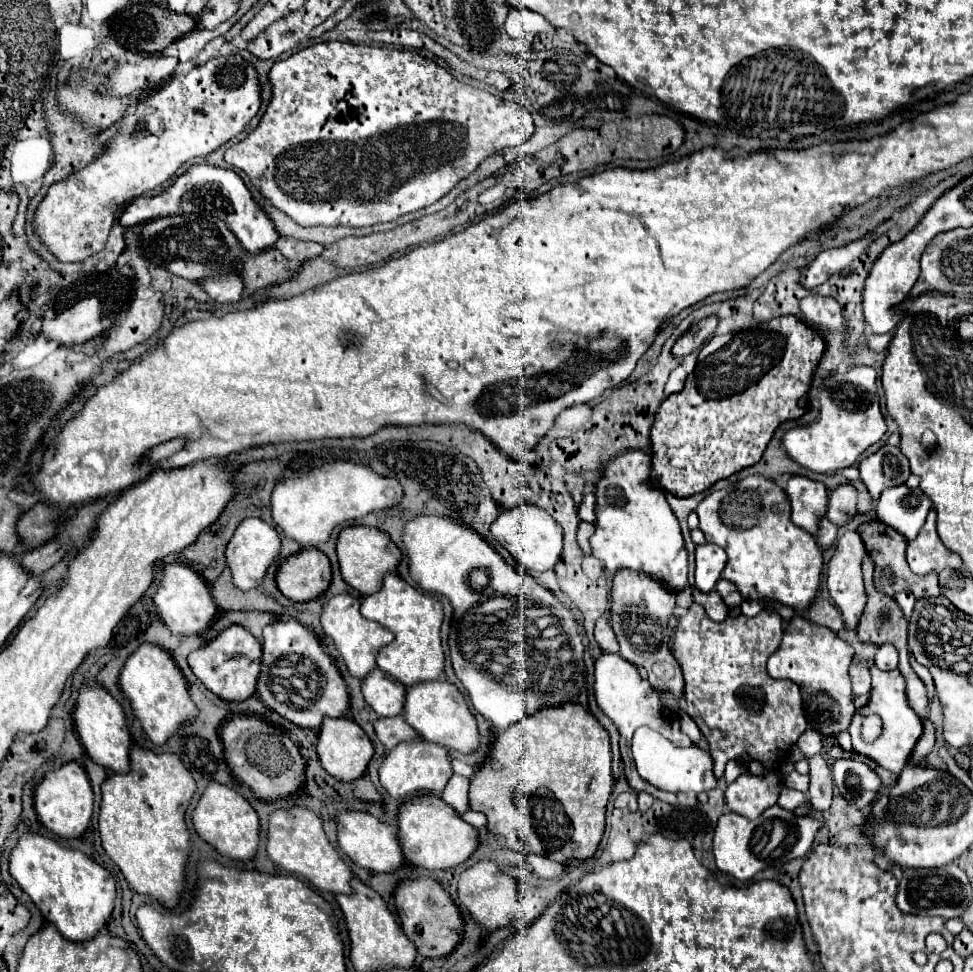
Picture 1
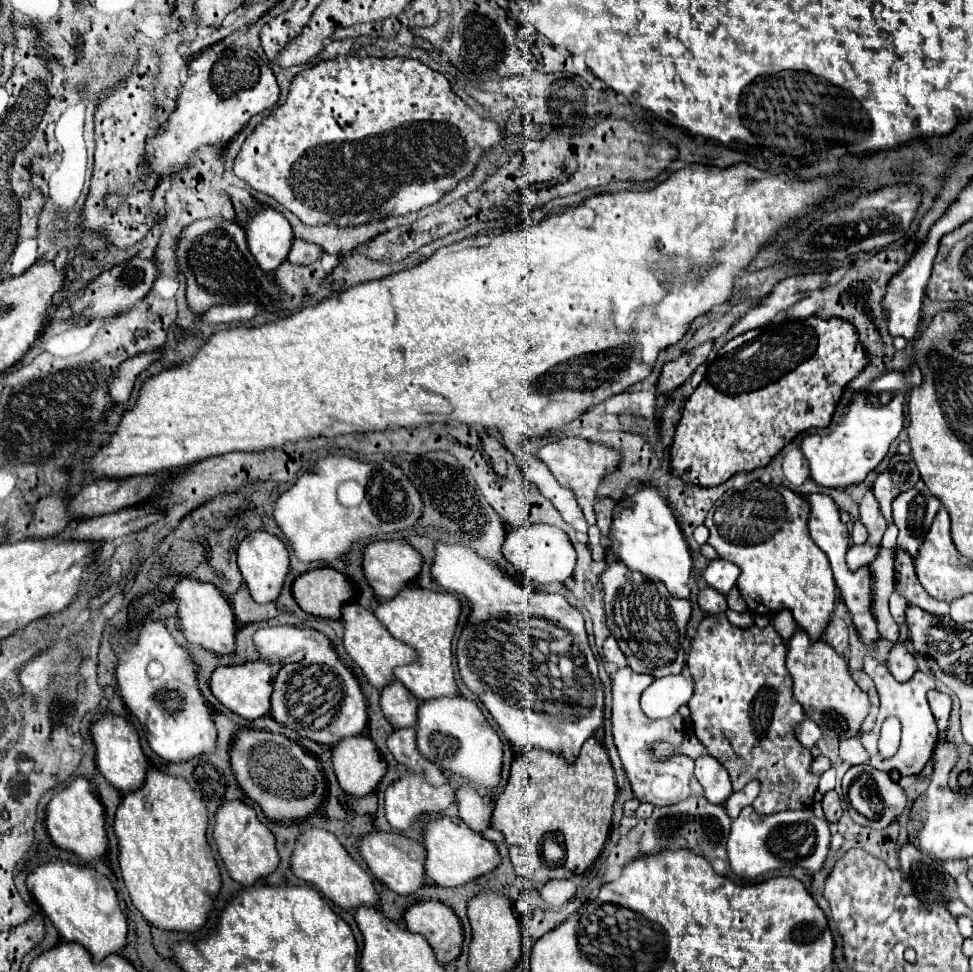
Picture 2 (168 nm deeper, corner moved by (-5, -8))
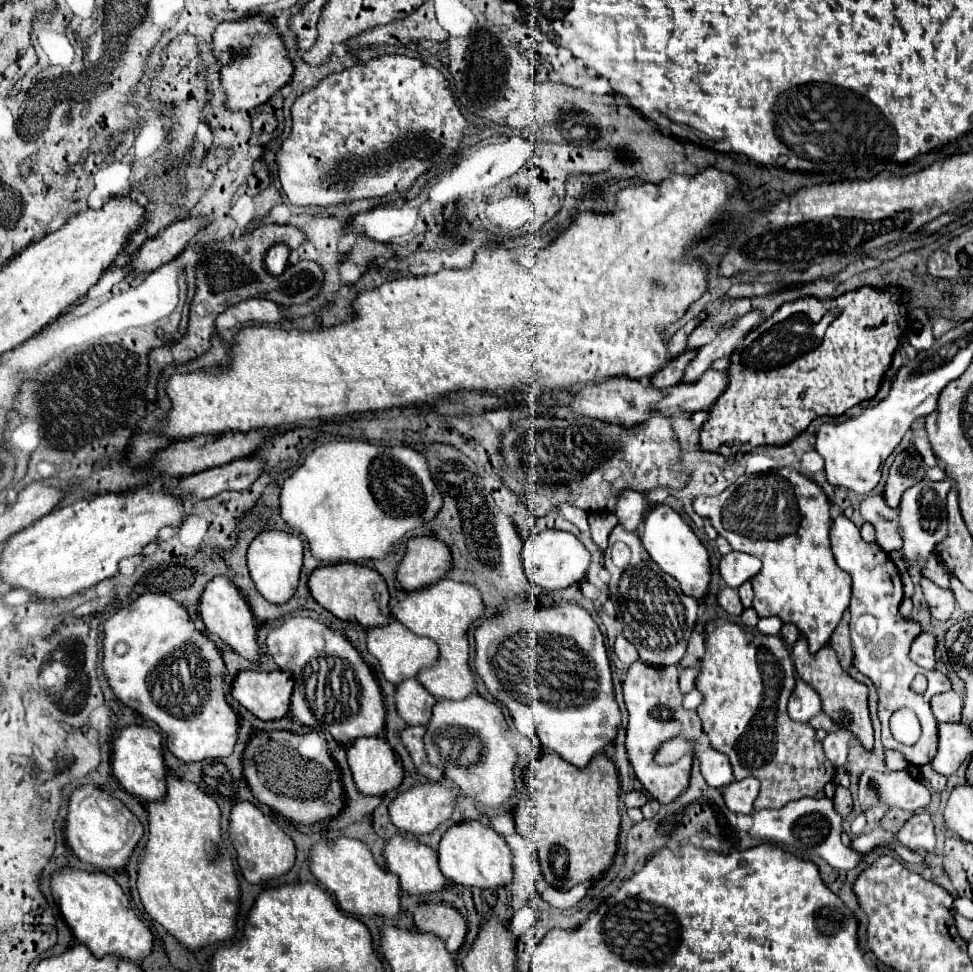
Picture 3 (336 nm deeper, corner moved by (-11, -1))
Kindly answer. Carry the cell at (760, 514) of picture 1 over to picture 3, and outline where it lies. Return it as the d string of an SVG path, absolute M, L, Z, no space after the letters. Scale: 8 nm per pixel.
M782 467L762 475L742 475L718 497L696 497L694 511L700 517L710 517L714 529L724 537L734 551L750 553L762 561L760 573L752 579L754 609L760 617L778 615L784 623L794 623L808 639L810 653L824 647L842 619L850 603L850 575L842 571L830 551L830 501L826 493L806 475Z

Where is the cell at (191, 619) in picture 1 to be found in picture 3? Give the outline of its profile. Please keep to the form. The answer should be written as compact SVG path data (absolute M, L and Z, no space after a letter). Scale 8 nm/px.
M214 577L202 591L200 603L198 603L198 613L204 621L206 633L214 633L218 635L230 649L234 649L236 653L240 653L242 657L256 661L260 659L260 647L256 643L256 621L254 615L246 603L246 599L242 597L242 593L232 585L232 581L228 577Z

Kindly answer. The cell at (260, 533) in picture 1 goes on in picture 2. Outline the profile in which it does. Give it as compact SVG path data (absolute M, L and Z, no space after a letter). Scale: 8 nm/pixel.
M252 532L250 536L246 536L240 546L238 546L238 568L242 572L242 578L252 594L252 598L260 604L266 604L266 602L272 602L278 598L282 586L284 586L284 580L290 572L290 560L288 560L288 548L286 544L268 534L268 532Z

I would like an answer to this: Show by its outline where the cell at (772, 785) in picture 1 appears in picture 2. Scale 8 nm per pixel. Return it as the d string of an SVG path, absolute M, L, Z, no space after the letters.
M752 780L752 782L748 782L742 790L732 792L730 798L724 802L724 808L726 808L728 816L730 816L730 818L736 818L744 806L750 806L750 804L756 800L758 792L760 792L758 780Z

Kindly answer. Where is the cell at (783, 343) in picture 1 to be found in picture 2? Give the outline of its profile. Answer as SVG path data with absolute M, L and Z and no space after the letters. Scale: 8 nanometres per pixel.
M810 316L810 318L786 320L786 322L770 324L770 326L764 326L764 328L756 328L756 330L750 330L750 332L738 336L736 340L724 344L718 350L716 358L706 364L706 378L700 382L700 386L692 392L692 396L684 404L682 420L680 420L678 428L676 428L674 444L672 444L672 474L676 478L680 478L680 480L686 480L686 482L698 480L700 486L706 486L708 488L708 486L718 486L718 484L726 482L736 472L748 472L748 470L756 470L756 468L766 466L802 430L808 430L808 428L826 428L830 424L832 414L834 414L834 408L840 402L840 396L842 396L844 388L864 370L866 364L868 364L868 354L866 354L866 348L862 346L862 342L858 338L856 328L850 322L844 322L840 318L828 318L828 320L824 320L824 318L818 318L818 316Z

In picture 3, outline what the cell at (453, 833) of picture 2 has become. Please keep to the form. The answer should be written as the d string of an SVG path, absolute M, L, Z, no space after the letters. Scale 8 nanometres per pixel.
M462 821L452 825L440 839L438 865L446 879L452 883L494 889L510 883L512 879L512 853L504 837L480 821Z

